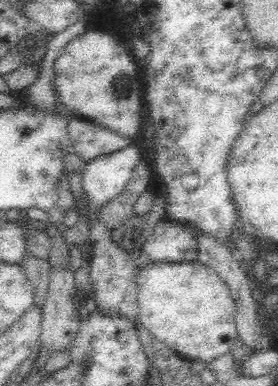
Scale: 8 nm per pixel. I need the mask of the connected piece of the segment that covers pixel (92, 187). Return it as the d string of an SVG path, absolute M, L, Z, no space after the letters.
M130 144L122 150L85 161L79 179L90 204L101 208L119 195L128 184L139 158L138 148Z

